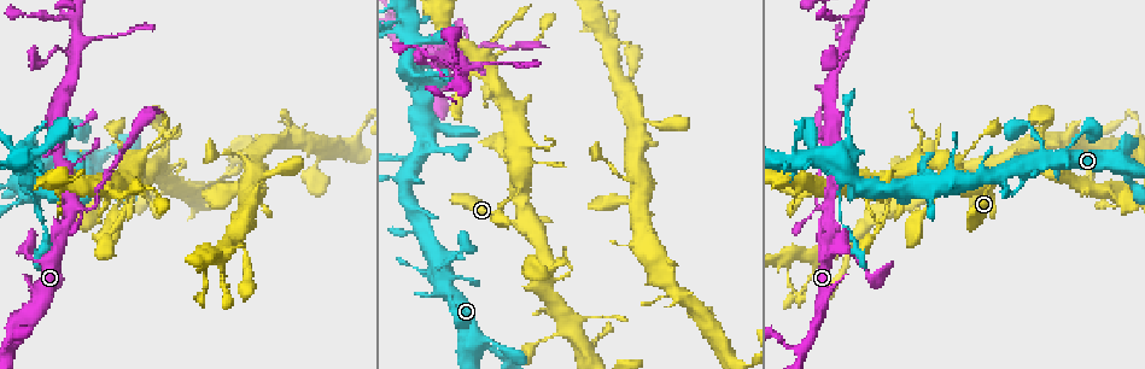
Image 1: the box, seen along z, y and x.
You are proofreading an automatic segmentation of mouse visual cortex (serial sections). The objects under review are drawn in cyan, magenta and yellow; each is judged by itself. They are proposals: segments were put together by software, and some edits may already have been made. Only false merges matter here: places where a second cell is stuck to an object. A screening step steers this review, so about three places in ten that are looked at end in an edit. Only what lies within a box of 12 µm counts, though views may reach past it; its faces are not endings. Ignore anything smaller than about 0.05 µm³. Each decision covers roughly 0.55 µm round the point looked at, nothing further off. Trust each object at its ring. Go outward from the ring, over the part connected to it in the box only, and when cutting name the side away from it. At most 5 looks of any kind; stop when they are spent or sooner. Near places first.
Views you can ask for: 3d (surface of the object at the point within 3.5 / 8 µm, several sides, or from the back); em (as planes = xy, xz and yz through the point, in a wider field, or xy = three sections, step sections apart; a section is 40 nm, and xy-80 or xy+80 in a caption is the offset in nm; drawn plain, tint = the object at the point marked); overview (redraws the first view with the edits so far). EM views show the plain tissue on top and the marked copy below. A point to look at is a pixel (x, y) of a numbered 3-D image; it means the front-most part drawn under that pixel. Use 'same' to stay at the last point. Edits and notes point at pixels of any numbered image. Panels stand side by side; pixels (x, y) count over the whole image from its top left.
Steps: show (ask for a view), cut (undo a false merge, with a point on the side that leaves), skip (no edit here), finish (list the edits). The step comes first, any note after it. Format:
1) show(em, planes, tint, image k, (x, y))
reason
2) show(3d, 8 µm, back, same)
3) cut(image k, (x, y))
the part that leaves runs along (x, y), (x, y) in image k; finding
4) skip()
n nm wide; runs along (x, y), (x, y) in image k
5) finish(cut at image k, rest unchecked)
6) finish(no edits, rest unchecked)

show(3d, 8 µm, image 1, (98, 196))
abrupt turn

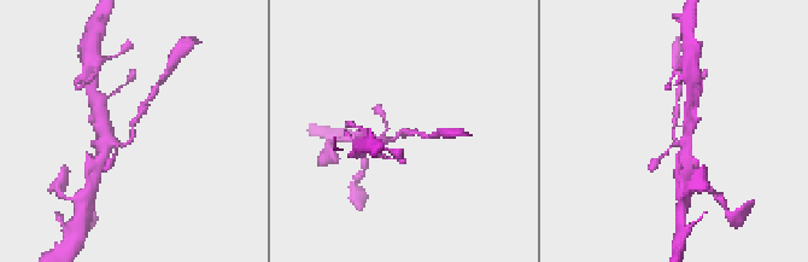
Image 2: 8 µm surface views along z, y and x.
show(3d, 3.5 µm, image 2, (400, 130))

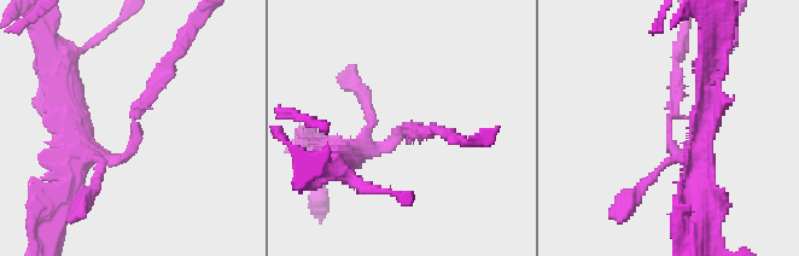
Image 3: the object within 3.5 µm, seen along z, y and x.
cut(image 3, (158, 85))
the part that leaves runs along (132, 127), (191, 27) in image 3; two cells meet here

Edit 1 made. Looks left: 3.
show(overview)

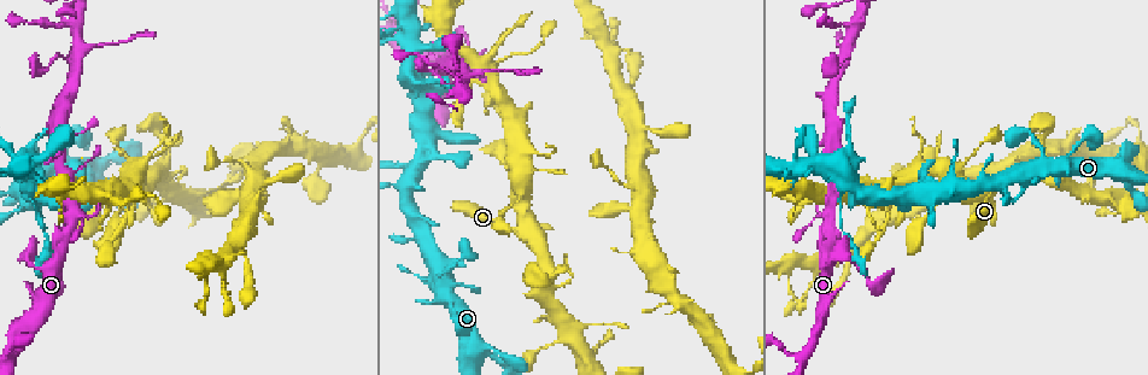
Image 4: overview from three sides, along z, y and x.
show(3d, 3.5 µm, image 4, (945, 192))
narrows sharply

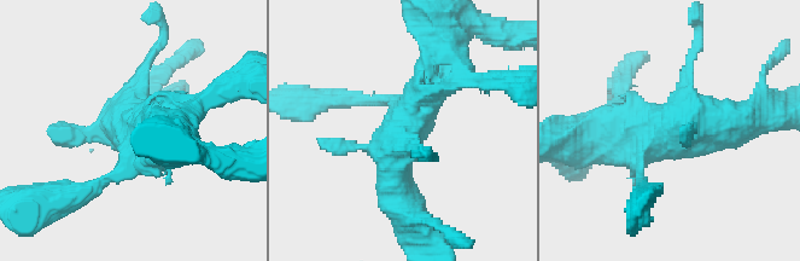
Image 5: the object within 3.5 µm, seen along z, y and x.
show(em, xy, step 5, tint, image 5, (405, 128))

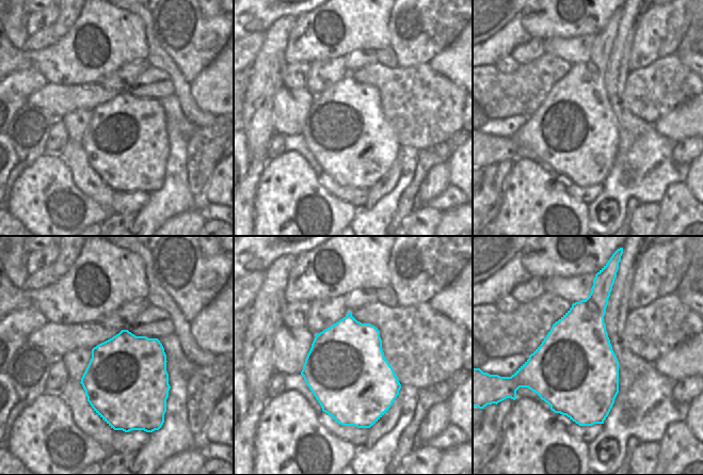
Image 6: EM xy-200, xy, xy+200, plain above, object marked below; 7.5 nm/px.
skip()
runs along (760, 114), (618, 137) in image 5; all the same cell

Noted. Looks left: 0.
finish(cut at image 3, rest unchecked)

